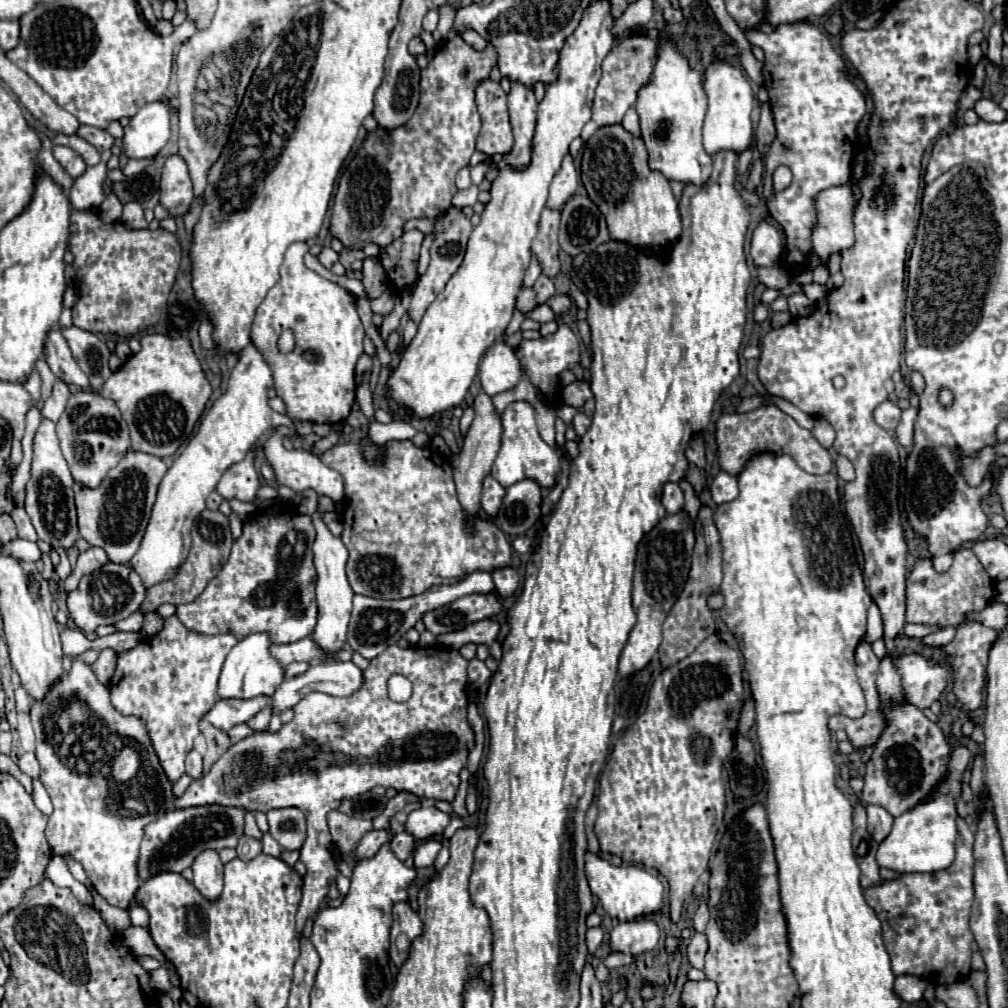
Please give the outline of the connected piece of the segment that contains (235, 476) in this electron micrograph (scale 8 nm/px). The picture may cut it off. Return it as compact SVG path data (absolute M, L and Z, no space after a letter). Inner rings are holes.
M250 452L242 462L230 466L224 472L224 476L216 486L216 492L226 500L236 498L242 502L254 502L258 488L260 488L260 476L252 464L252 452Z

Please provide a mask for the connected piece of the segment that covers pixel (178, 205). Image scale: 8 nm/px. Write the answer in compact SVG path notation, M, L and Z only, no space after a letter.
M178 154L170 156L162 170L162 182L160 182L160 204L172 214L172 210L182 210L182 214L190 208L194 194L192 194L192 182L188 174L186 162Z

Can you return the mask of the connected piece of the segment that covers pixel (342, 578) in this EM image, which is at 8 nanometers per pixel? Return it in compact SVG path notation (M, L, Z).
M316 512L314 516L314 526L316 526L316 542L314 542L314 564L318 570L318 584L316 584L316 600L318 600L318 624L312 632L312 640L318 644L318 648L326 654L326 656L334 656L336 652L342 650L344 642L346 642L346 628L348 628L348 620L350 620L350 612L352 612L352 598L354 592L350 590L350 584L346 580L346 558L348 558L348 550L342 544L340 538L334 538L330 534L330 530L326 528L322 514Z

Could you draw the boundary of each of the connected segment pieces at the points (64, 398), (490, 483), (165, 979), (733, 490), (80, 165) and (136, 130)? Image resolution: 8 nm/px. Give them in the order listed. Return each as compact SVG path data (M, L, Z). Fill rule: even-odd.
M56 380L56 386L52 390L52 396L46 400L44 404L44 410L42 410L42 416L52 420L52 422L58 422L58 418L62 416L62 412L66 410L66 404L68 404L68 396L70 396L70 388L66 382L62 380Z
M486 476L484 492L482 492L482 510L488 516L496 516L504 494L506 494L506 490L500 486L500 482L496 482L492 476Z
M160 967L153 972L150 972L150 985L163 993L167 993L173 986L170 982L169 974L164 967Z
M720 472L714 480L712 480L712 486L710 486L710 492L712 492L712 498L716 504L724 504L724 502L730 502L738 496L738 480L726 472Z
M54 146L54 158L60 162L60 166L62 166L72 178L82 176L84 170L86 170L86 164L84 164L82 156L80 156L76 150L68 148L68 146Z
M152 102L138 110L132 118L130 124L124 126L124 136L122 136L122 150L128 158L154 158L168 142L170 138L170 106L166 102Z

